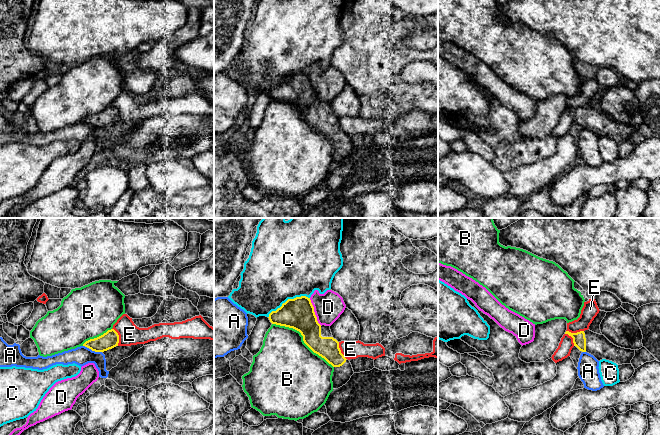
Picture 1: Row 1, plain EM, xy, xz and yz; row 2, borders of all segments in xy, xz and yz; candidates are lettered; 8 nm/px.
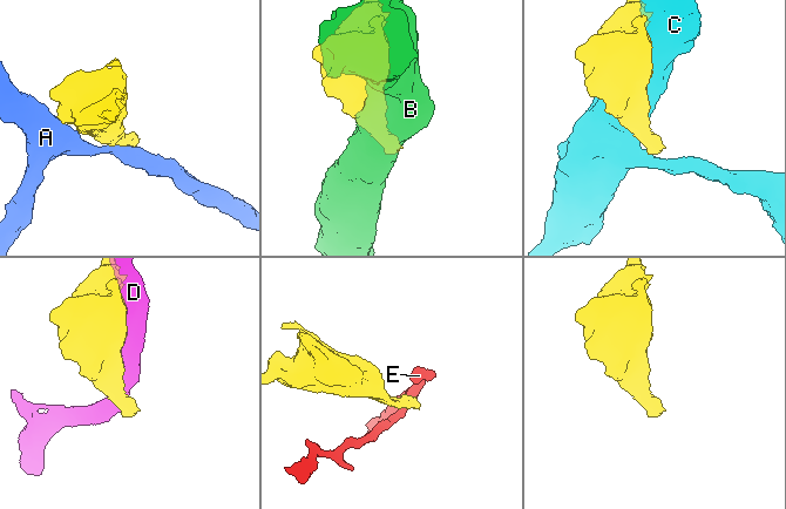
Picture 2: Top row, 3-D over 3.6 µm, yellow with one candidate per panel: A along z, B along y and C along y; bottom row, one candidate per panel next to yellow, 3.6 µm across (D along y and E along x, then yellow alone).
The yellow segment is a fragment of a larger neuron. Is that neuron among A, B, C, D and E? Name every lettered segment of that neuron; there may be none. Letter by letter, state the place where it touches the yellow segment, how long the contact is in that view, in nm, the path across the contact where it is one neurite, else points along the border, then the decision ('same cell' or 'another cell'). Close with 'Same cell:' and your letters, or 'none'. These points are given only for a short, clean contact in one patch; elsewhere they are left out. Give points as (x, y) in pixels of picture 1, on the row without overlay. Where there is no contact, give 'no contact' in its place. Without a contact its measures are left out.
A: xy (92, 126) | 160 nm | along xy (83, 121), (101, 128) | another cell
B: xz (303, 114) | 600 nm | another cell
C: xz (288, 75) | 380 nm | another cell
D: xz (314, 88) | 240 nm | another cell
E: xy (118, 113) | 150 nm | along xy (112, 104), (118, 111), (118, 121) | another cell
Same cell: none

